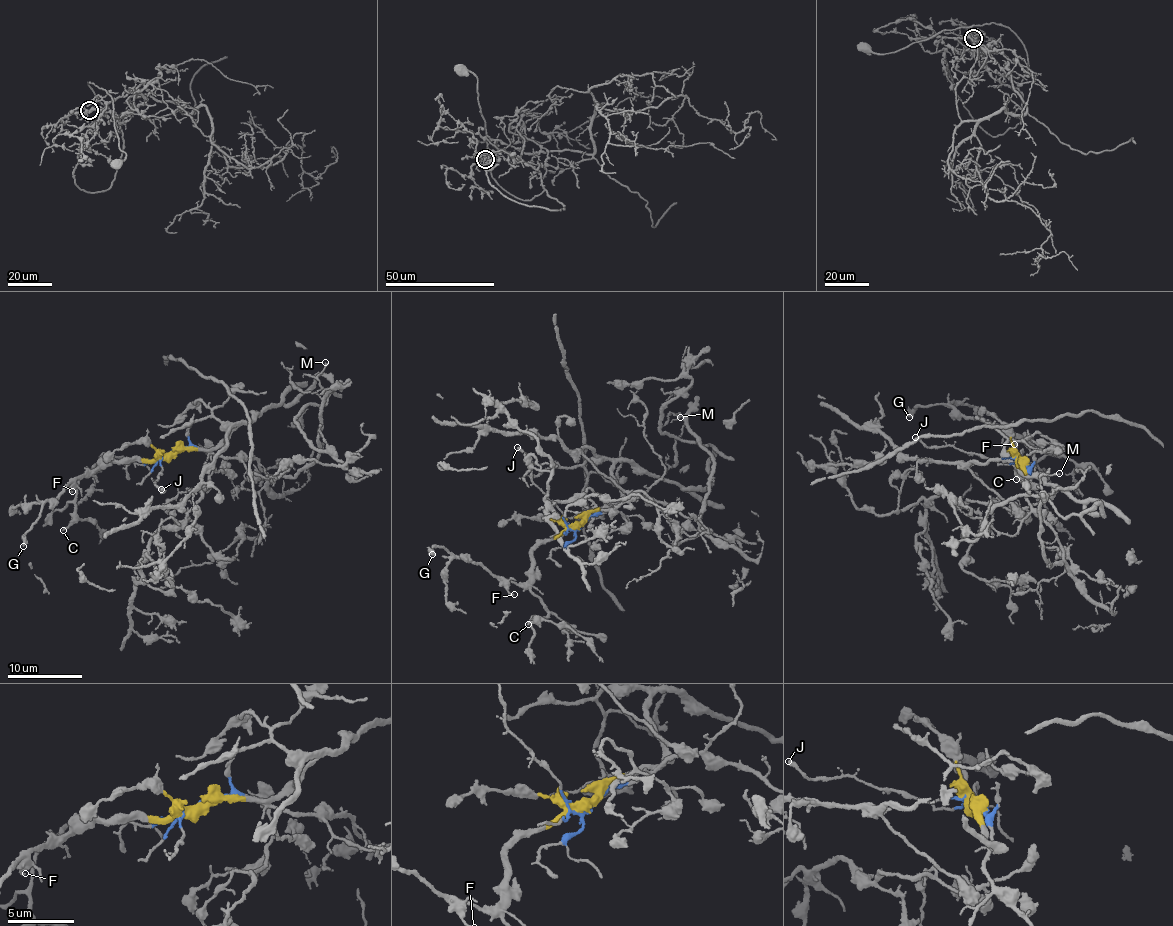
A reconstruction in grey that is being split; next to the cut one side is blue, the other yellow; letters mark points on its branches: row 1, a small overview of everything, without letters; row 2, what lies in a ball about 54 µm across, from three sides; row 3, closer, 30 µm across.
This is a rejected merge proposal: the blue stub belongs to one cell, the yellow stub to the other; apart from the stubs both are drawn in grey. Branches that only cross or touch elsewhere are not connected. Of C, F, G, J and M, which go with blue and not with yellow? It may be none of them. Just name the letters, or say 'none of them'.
J, M

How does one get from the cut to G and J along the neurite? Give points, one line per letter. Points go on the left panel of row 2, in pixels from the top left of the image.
G: (170, 454), (126, 462), (112, 461), (71, 480), (46, 501), (30, 526), (23, 546)
J: (170, 454), (160, 459), (162, 474), (154, 482), (161, 489)

